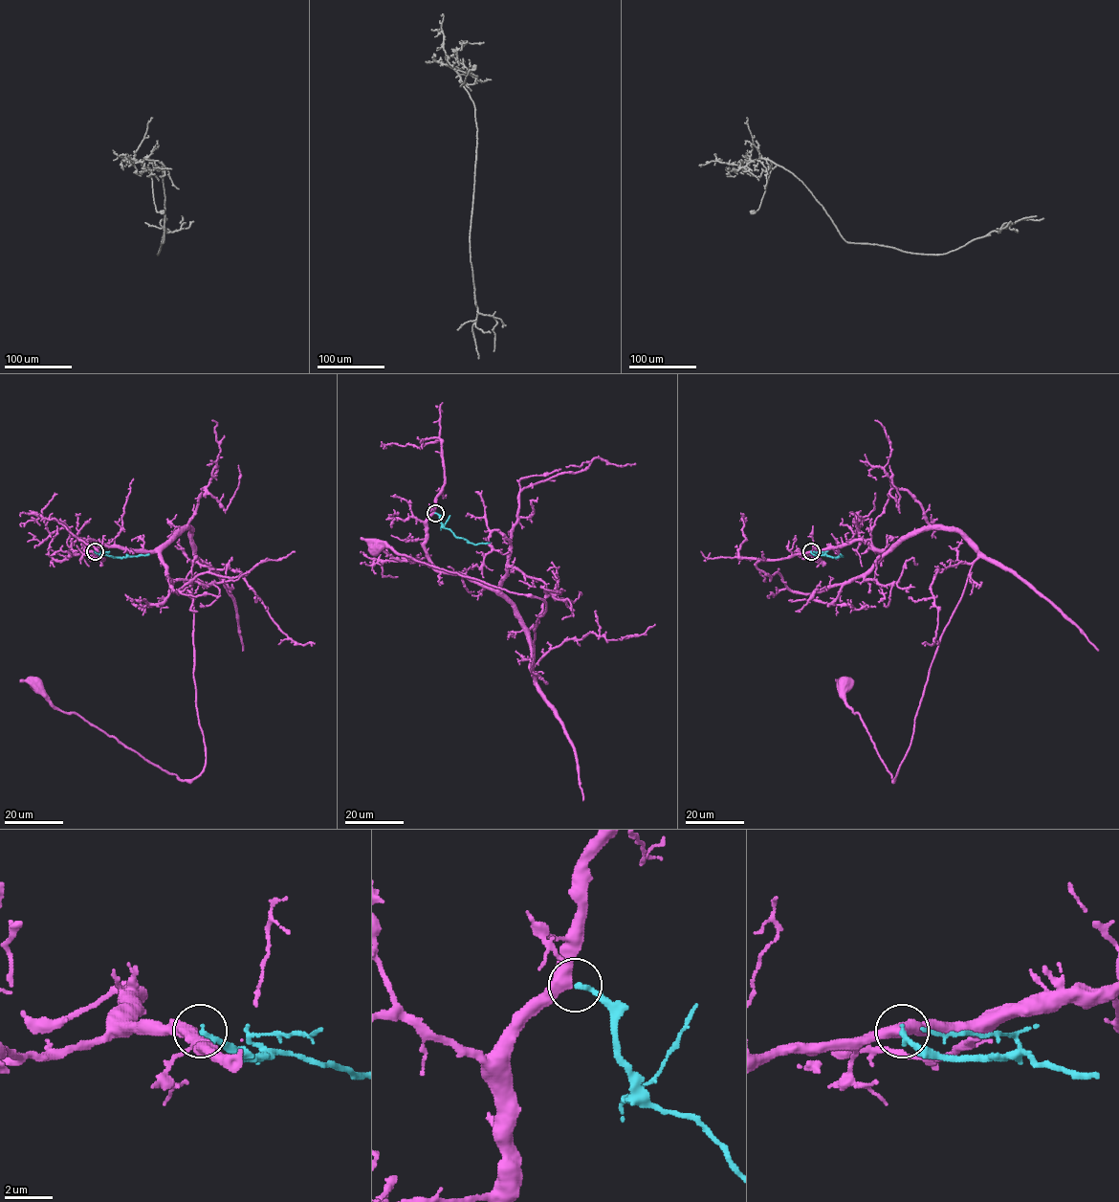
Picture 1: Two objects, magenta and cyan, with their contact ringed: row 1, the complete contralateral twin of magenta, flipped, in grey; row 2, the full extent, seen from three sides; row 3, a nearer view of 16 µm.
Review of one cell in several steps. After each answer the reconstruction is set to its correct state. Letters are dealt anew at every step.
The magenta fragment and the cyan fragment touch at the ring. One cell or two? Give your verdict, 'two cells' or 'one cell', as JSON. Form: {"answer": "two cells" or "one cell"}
{"answer": "one cell"}

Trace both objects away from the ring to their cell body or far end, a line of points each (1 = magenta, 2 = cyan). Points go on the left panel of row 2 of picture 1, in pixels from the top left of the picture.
1: (94, 551), (84, 547), (89, 540), (156, 550), (190, 530), (203, 771), (181, 780), (57, 710), (35, 683)
2: (95, 551), (117, 557), (149, 554)

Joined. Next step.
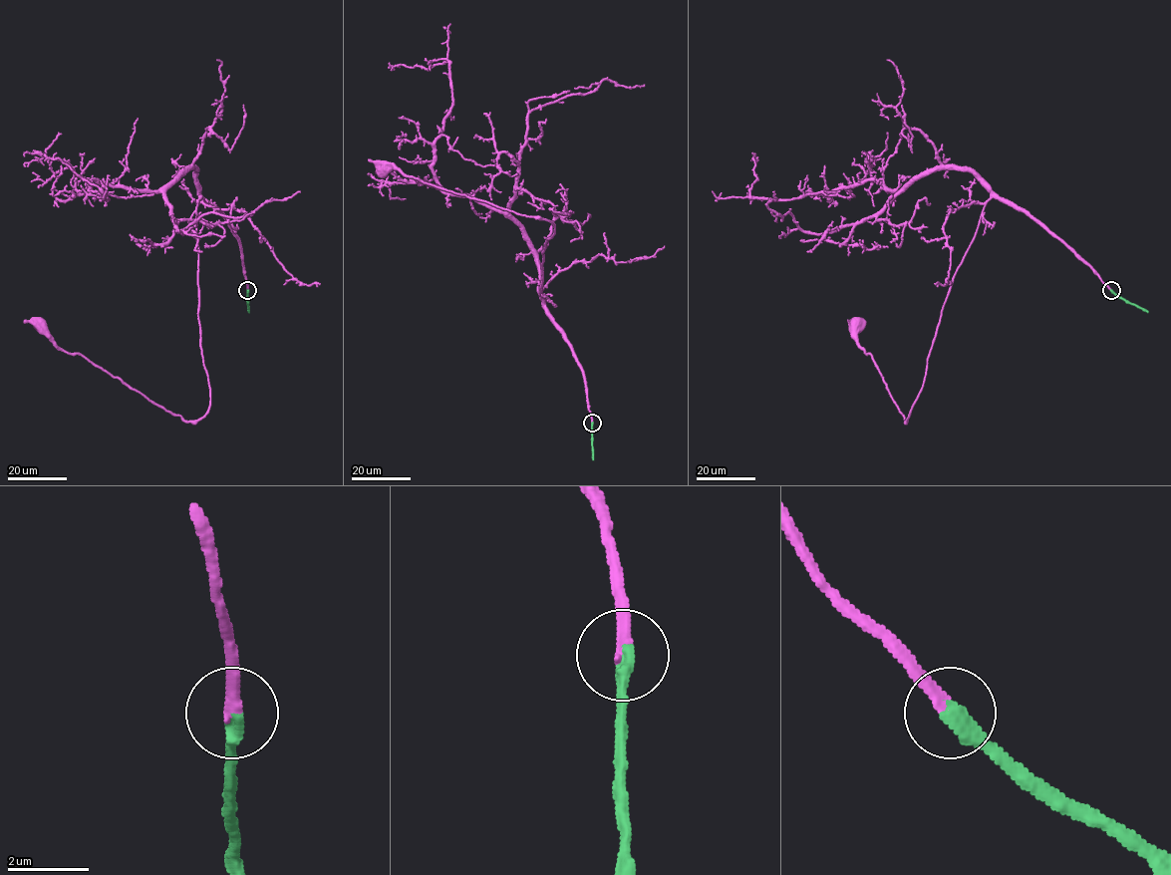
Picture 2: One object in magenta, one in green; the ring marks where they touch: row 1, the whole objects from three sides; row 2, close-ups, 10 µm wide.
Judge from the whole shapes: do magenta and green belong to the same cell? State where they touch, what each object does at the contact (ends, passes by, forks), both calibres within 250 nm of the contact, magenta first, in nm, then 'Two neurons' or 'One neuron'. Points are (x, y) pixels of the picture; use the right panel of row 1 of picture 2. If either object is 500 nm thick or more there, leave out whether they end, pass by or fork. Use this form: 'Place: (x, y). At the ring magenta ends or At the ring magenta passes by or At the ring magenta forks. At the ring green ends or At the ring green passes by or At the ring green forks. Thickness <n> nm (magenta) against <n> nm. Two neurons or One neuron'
Place: (1111, 290). At the ring magenta ends. At the ring green ends. Thickness 280 nm (magenta) against 400 nm. One neuron

